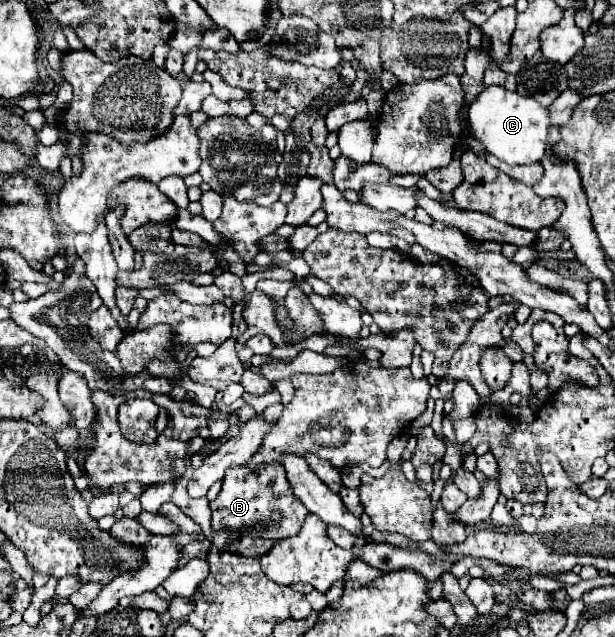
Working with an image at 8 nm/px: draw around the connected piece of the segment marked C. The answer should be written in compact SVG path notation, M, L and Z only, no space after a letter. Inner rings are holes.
M488 86L472 102L468 124L472 138L480 140L490 154L510 166L534 164L544 158L550 130L550 112L530 96L520 96L518 92L510 92L502 86Z

